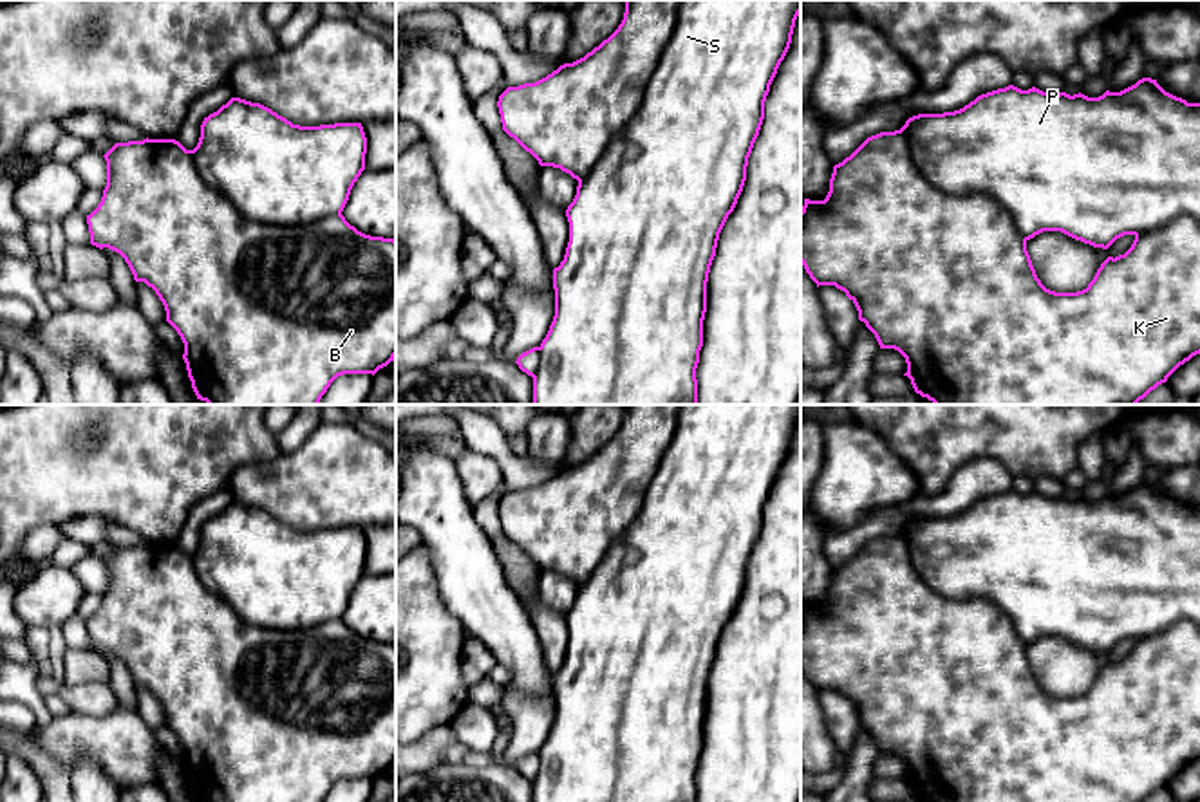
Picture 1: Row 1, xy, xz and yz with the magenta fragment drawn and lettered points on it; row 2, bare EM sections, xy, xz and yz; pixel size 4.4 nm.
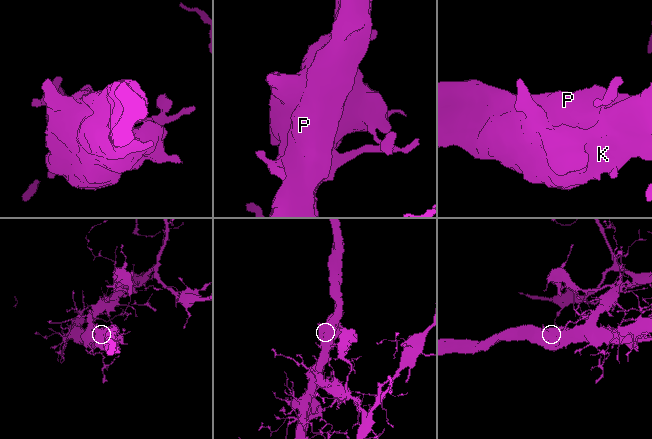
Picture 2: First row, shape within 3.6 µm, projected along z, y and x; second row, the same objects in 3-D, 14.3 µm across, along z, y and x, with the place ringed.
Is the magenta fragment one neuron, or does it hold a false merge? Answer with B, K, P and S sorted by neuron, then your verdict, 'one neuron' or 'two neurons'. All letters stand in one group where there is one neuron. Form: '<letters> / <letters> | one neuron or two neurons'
B K / P S | two neurons

